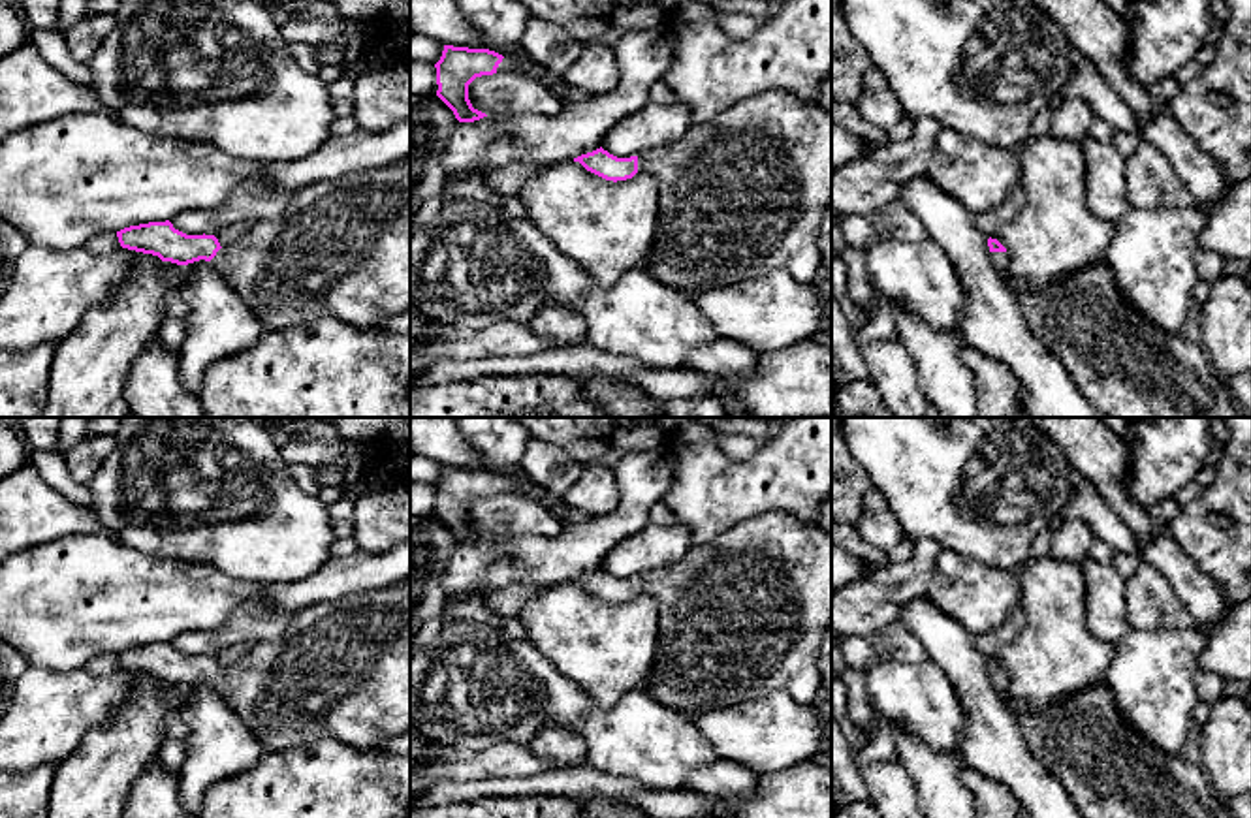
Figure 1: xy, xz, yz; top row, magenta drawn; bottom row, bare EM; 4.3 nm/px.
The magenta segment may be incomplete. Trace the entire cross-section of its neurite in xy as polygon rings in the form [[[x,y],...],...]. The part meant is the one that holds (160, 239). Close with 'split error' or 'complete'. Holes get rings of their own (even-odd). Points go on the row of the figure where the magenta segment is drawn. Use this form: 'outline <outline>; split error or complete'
outline [[[410,158],[309,184],[288,199],[280,214],[254,222],[248,233],[230,246],[222,246],[214,235],[186,235],[169,220],[130,226],[117,231],[117,237],[122,248],[152,254],[162,261],[177,265],[209,261],[261,320],[263,331],[312,323],[322,314],[357,329],[378,331],[384,320],[410,308]]]; split error

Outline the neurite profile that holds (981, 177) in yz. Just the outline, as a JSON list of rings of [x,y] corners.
[[[942,128],[926,175],[971,214],[1001,205],[1020,188],[1018,150],[990,147]]]

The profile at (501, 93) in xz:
[[[497,71],[476,77],[468,85],[468,100],[485,115],[536,113],[555,117],[562,113],[562,102],[542,81],[519,71]]]

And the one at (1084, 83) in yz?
[[[1087,58],[1070,71],[1070,77],[1059,90],[1063,100],[1085,102],[1095,118],[1102,118],[1121,130],[1136,135],[1140,120],[1129,103],[1114,90],[1099,73],[1097,66]]]

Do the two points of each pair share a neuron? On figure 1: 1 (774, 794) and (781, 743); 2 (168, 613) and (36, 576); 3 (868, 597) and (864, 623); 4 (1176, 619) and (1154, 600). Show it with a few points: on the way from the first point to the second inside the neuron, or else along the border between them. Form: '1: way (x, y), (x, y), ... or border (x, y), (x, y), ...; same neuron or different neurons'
1: border (811, 760), (760, 773); different neurons
2: way (136, 608), (85, 608), (78, 600), (68, 600); same neuron
3: way (868, 602), (864, 617); same neuron
4: way (1171, 613), (1159, 606); same neuron

